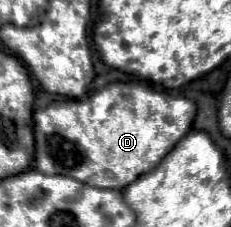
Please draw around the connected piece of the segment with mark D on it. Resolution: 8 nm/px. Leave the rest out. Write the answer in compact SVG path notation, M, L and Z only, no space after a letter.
M114 82L106 85L104 89L96 91L80 99L56 100L44 109L34 111L34 137L36 137L36 169L40 173L46 175L66 175L72 179L78 179L82 183L94 185L94 187L102 187L102 189L124 189L126 185L130 185L140 173L148 171L152 165L156 165L190 129L192 129L192 121L196 117L196 103L184 96L173 96L166 91L159 91L145 82Z

